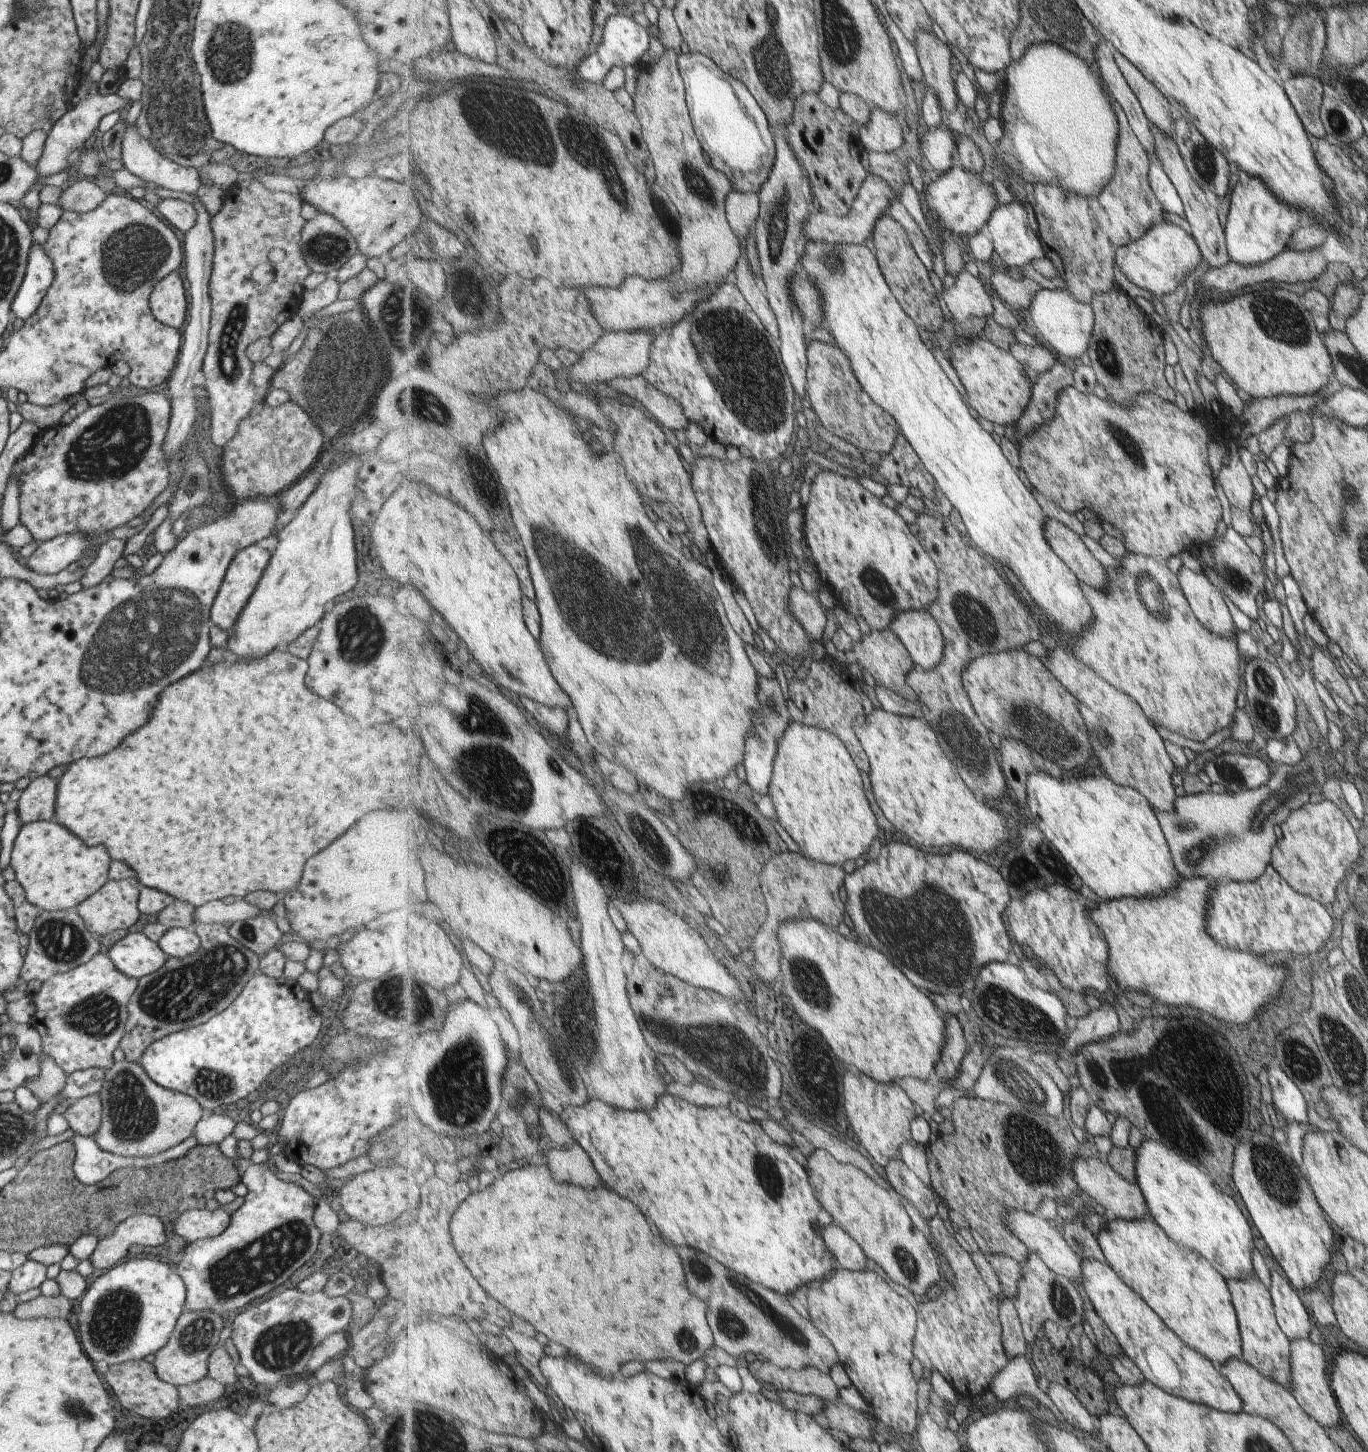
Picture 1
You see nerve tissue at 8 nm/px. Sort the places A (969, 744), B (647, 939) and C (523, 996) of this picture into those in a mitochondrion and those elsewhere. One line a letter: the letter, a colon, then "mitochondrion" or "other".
A: mitochondrion
B: other
C: mitochondrion

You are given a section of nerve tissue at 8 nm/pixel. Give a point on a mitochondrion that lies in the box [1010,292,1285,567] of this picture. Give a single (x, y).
(1130, 447)

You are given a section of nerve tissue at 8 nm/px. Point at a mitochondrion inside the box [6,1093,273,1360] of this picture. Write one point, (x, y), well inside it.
(116, 1317)

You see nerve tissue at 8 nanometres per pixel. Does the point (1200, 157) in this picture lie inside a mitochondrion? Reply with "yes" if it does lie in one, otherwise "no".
yes

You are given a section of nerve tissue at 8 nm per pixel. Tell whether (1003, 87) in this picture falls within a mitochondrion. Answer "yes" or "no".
no

